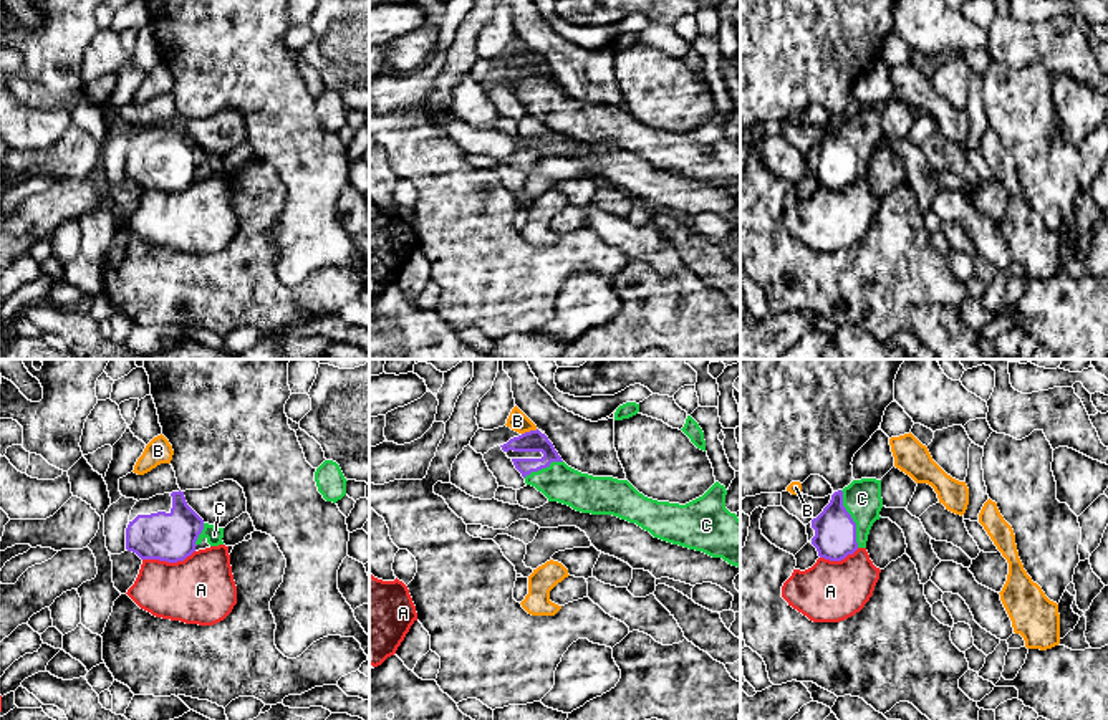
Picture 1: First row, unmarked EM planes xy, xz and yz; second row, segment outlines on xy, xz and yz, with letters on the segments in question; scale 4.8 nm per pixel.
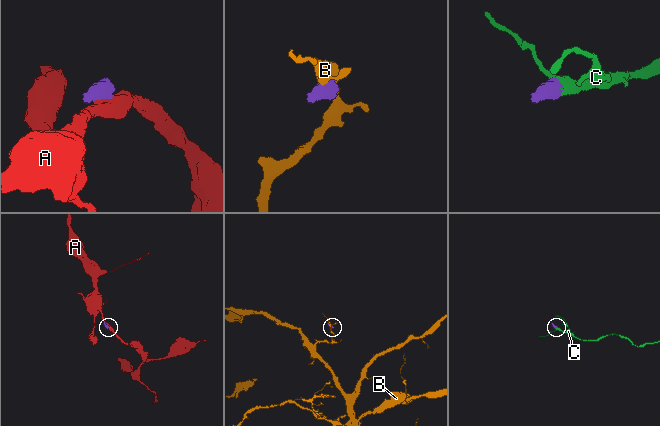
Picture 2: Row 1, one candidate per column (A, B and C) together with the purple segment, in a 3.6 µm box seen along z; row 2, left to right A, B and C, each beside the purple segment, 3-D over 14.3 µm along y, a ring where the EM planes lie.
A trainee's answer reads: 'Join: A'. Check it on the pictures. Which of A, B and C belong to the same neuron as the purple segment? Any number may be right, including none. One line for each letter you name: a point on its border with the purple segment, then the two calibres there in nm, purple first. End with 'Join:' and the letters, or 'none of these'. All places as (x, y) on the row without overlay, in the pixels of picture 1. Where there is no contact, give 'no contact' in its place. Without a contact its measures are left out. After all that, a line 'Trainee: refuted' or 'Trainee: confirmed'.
C: contact yz (852, 148); calibres 200 and 190 nm
Join: C
Trainee: refuted

